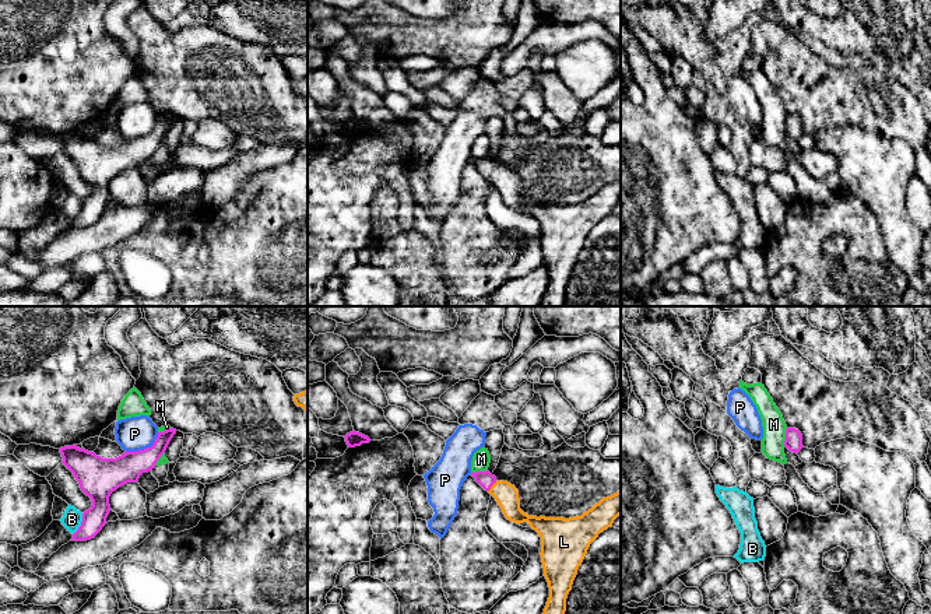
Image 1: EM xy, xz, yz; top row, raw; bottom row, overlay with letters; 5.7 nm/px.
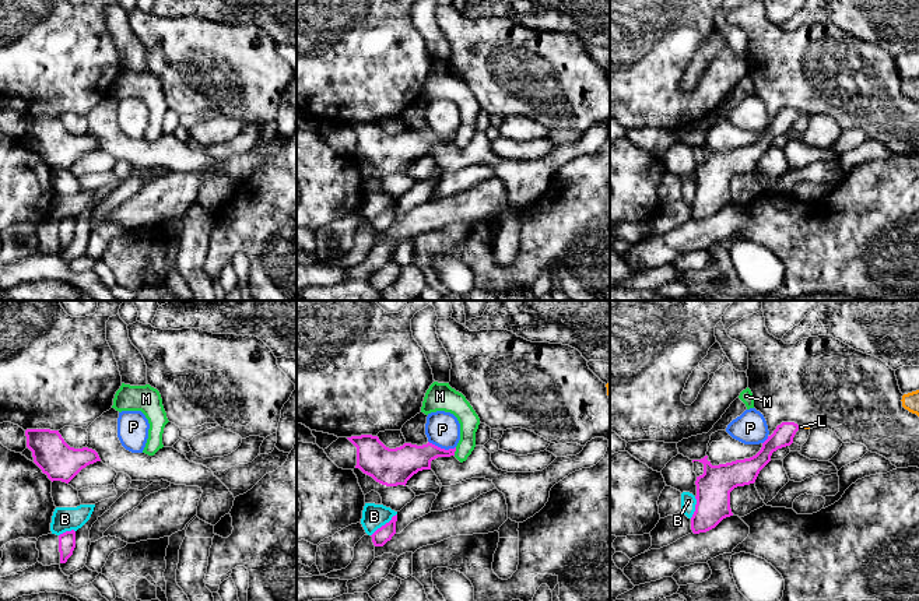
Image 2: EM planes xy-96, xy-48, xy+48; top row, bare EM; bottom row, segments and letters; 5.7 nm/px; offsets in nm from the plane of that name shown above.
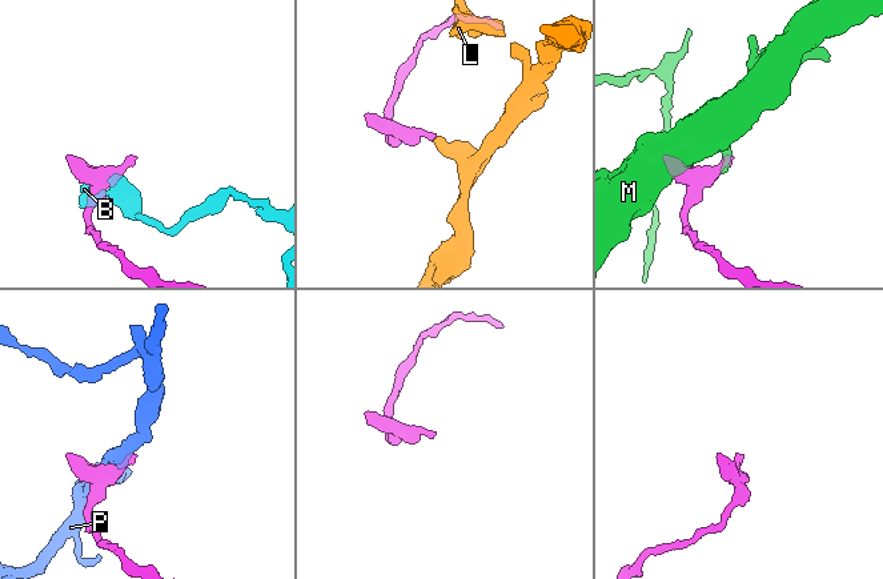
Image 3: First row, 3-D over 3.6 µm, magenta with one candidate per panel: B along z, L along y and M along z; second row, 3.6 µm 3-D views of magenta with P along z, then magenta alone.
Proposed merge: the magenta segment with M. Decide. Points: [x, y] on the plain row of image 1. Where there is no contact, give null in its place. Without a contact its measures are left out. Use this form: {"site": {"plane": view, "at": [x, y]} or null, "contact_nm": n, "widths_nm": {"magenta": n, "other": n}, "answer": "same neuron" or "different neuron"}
{"site": {"plane": "yz", "at": [786, 123]}, "contact_nm": 110, "widths_nm": {"magenta": 100, "other": 130}, "answer": "different neuron"}

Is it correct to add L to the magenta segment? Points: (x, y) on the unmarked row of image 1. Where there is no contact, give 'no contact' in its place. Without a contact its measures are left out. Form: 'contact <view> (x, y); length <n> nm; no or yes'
contact xz (491, 172); length 80 nm; yes

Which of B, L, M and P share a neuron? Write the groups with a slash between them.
B / L / M / P

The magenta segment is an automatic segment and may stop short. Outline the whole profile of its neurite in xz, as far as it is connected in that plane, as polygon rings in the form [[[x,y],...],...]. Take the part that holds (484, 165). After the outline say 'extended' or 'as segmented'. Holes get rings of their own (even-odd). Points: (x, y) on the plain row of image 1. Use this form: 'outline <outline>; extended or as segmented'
outline [[[488,157],[471,162],[495,185],[507,207],[527,208],[541,224],[540,242],[549,284],[538,306],[565,306],[566,285],[590,231],[621,201],[621,178],[602,185],[582,203],[537,204],[520,196],[519,178],[510,169],[498,168]]]; extended

